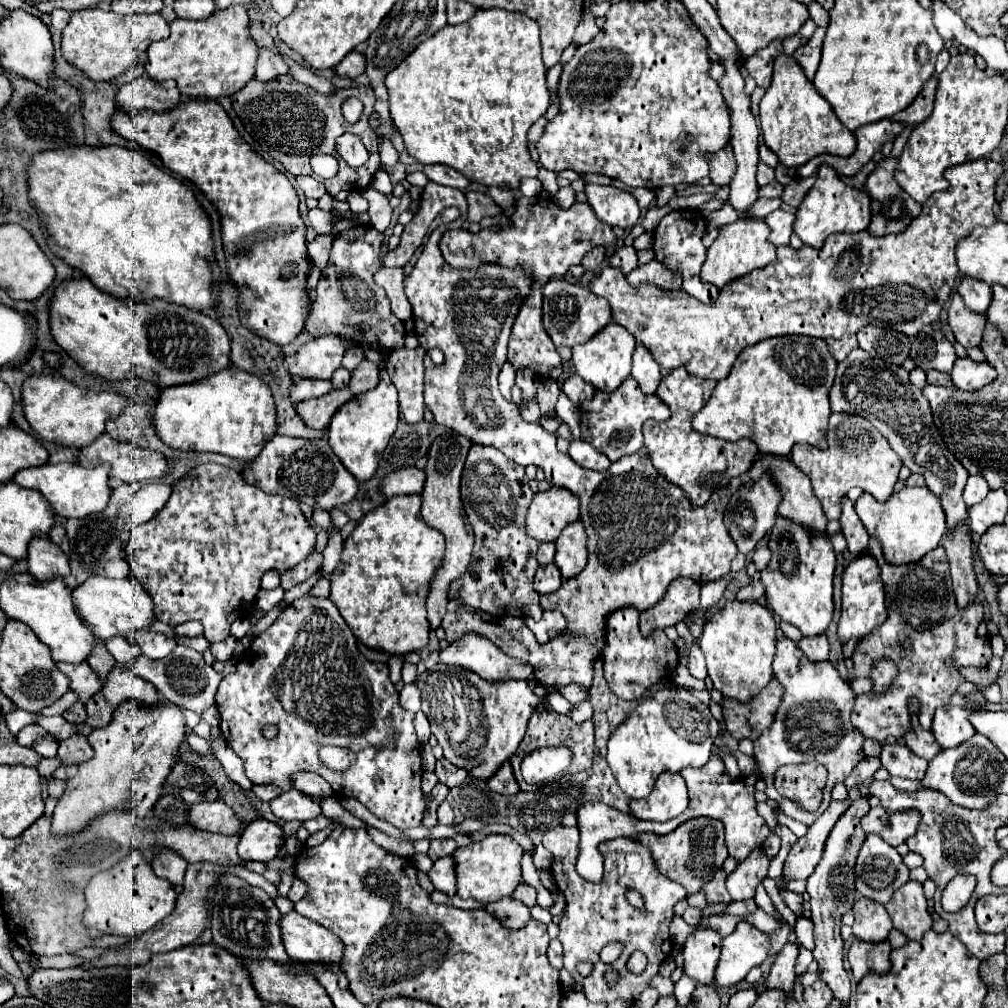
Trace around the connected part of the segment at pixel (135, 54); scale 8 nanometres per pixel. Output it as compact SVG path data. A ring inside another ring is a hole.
M93 7L71 13L71 21L63 29L61 51L63 57L75 67L79 67L89 79L111 81L121 73L125 73L127 69L131 69L151 43L167 37L169 37L169 25L161 17L161 13L117 15L113 11L103 11L99 7Z

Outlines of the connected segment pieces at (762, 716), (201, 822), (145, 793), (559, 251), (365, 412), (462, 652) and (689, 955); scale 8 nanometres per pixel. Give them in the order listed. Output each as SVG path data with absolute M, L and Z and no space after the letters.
M773 677L767 687L759 691L749 703L737 703L729 699L729 705L721 705L723 709L723 723L725 729L737 739L751 739L757 741L763 733L763 729L771 727L773 715L777 713L777 707L781 705L783 687Z
M223 799L191 805L189 821L197 829L221 835L239 835L245 827L245 821Z
M123 703L113 721L107 727L95 729L89 737L95 751L93 759L83 765L59 767L53 777L67 777L67 791L59 799L51 833L53 835L75 835L85 831L91 821L109 811L129 811L137 809L137 815L151 817L153 803L161 795L161 783L169 775L173 763L177 761L179 743L185 739L185 719L177 705L163 703L155 709L145 709L137 703Z
M541 195L517 199L517 209L511 215L513 227L503 225L501 231L481 229L475 235L467 229L447 231L439 243L445 261L457 269L477 267L479 263L501 263L507 267L517 267L519 263L525 271L531 271L531 277L537 283L543 285L551 277L565 275L571 265L579 265L585 253L591 251L595 245L611 247L617 243L617 237L613 235L611 227L607 223L601 223L593 215L589 203L575 201L569 209L559 209L555 203L539 199L551 197Z
M367 343L362 345L366 359L378 364L379 382L375 389L365 391L361 395L355 395L351 401L347 401L331 419L329 423L329 445L335 451L335 455L341 459L341 463L347 467L347 471L357 481L369 481L383 457L383 451L391 439L391 435L397 429L399 423L399 409L397 409L397 389L389 379L389 373L385 371L385 361L379 353L379 349Z
M465 635L465 639L459 639L457 643L441 649L439 655L441 663L471 669L489 681L507 677L527 679L533 675L533 667L523 667L519 659L505 655L483 635Z
M697 927L683 945L683 973L701 985L713 985L721 957L721 937L711 927Z

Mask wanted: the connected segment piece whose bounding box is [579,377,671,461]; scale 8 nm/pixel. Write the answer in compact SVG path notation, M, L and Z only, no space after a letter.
M627 377L621 387L613 393L595 391L593 399L583 401L579 405L579 427L581 427L581 439L597 447L603 455L607 455L611 461L617 461L625 455L633 455L643 447L643 423L647 419L665 421L669 419L671 411L657 399L657 395L643 395L643 391L637 387L637 381L633 377Z

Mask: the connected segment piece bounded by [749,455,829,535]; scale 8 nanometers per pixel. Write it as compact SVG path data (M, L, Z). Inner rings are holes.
M763 455L763 457L759 457L759 459L753 463L753 467L751 467L751 471L749 471L749 477L751 477L751 479L759 479L763 471L769 471L771 477L781 485L783 501L781 501L781 505L779 505L779 515L781 515L783 519L789 519L789 521L793 521L793 523L805 527L811 535L821 535L821 533L825 535L829 521L825 519L825 513L823 513L823 509L821 509L819 499L817 499L817 497L813 495L813 491L811 491L811 483L809 483L809 479L807 479L807 475L805 475L803 471L799 471L787 457L773 457L773 455Z

